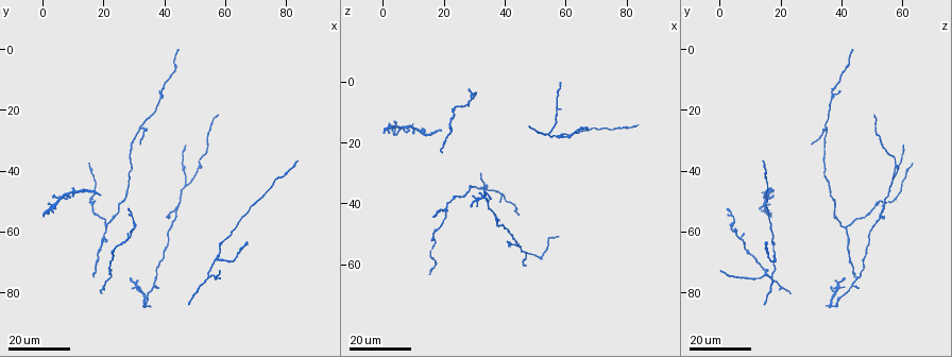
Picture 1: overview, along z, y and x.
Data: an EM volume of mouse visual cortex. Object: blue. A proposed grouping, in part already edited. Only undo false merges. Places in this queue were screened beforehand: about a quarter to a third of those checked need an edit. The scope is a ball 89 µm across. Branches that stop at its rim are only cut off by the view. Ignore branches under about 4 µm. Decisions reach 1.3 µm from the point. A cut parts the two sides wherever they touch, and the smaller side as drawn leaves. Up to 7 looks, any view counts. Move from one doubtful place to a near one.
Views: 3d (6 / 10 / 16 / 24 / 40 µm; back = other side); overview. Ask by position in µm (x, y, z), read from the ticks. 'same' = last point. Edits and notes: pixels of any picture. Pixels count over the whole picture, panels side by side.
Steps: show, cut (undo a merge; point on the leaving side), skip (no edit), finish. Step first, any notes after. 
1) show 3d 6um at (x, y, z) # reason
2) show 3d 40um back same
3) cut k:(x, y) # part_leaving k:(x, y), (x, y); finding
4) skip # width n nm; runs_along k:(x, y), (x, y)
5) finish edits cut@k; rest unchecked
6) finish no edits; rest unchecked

show 3d 16um at (47, 44, 55) # two arms in line, one across

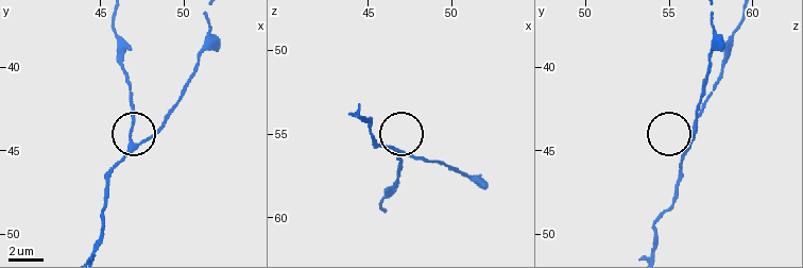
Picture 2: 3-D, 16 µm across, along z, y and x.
show 3d 6um at (47.0, 44.7, 56.3)

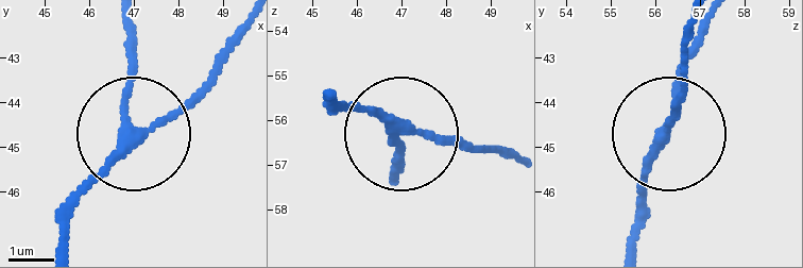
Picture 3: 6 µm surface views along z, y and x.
skip # runs_along 3:(64, 247), (79, 189), (129, 132), (121, 98), (132, 18); continuous, no second neuron

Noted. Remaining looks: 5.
show 3d 24um at (17, 50, 52) # sudden change in width

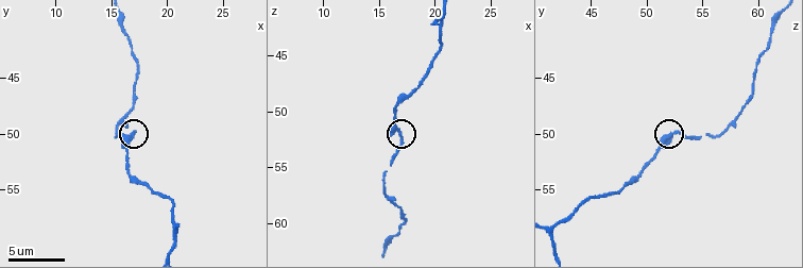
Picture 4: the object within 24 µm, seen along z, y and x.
show 3d 6um at (16.8, 50.0, 52.4)

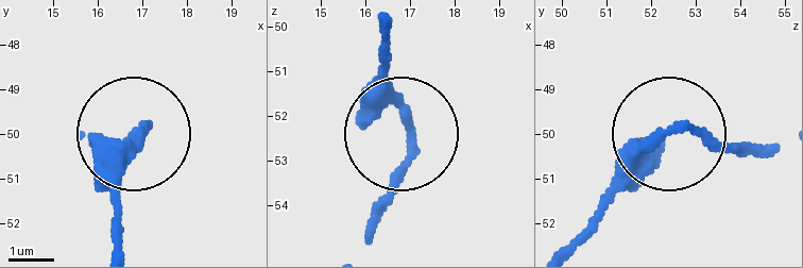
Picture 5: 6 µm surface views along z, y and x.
skip # width 200 nm; runs_along 5:(388, 29), (388, 97), (411, 154), (369, 241); continuous, no second neuron

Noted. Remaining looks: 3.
show 3d 24um at (58, 68, 18)

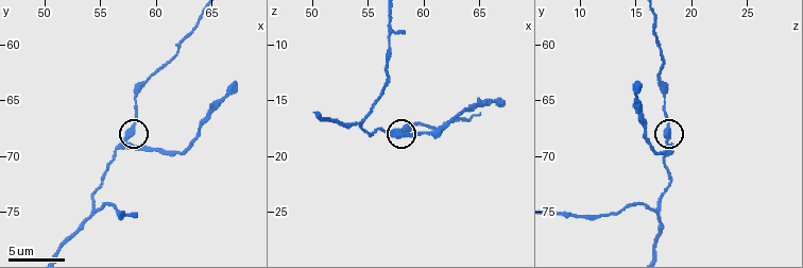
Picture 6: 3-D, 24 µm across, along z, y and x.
show 3d 6um at (57.6, 68.4, 18.0)

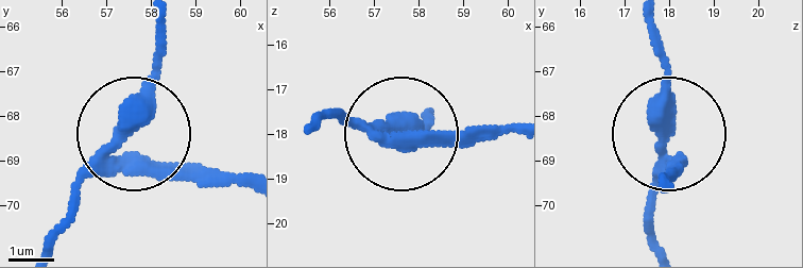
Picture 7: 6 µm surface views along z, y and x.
cut 7:(165, 168) # arms 3; part_leaving 7:(108, 164), (242, 179); a second neuron is stuck on

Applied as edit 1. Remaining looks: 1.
finish edits cut@7; rest unchecked

